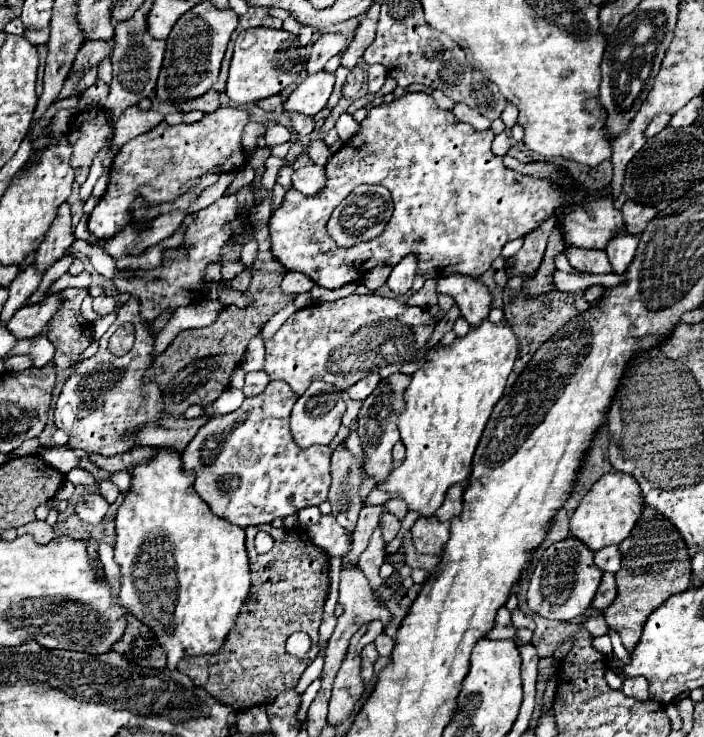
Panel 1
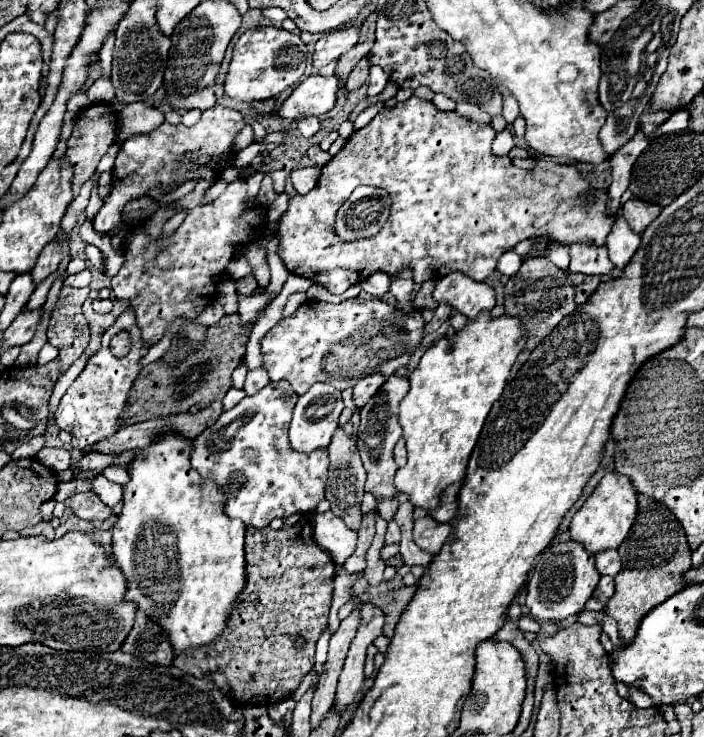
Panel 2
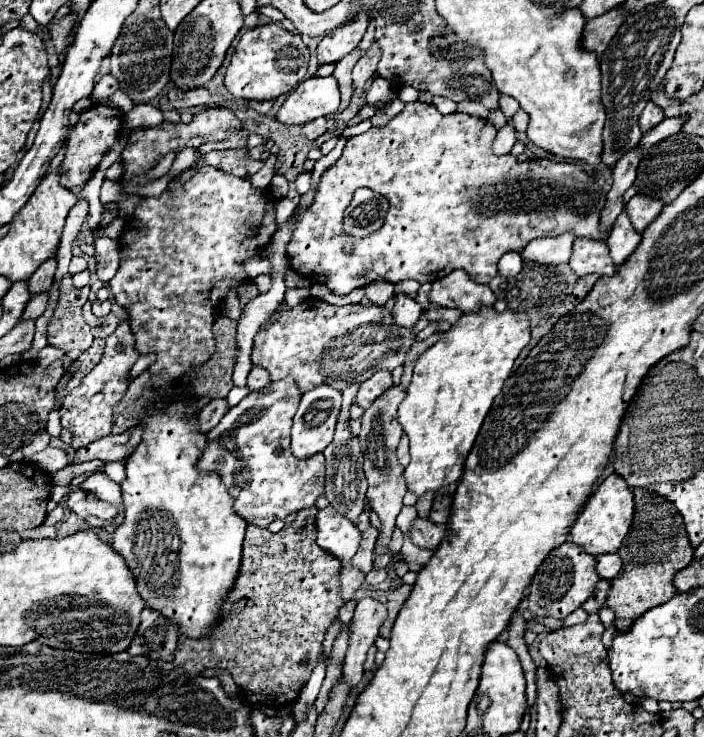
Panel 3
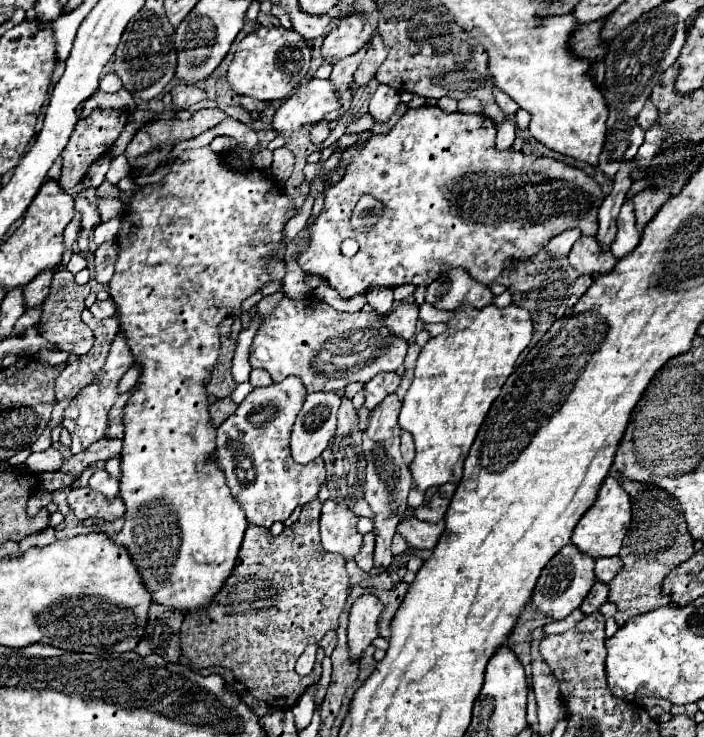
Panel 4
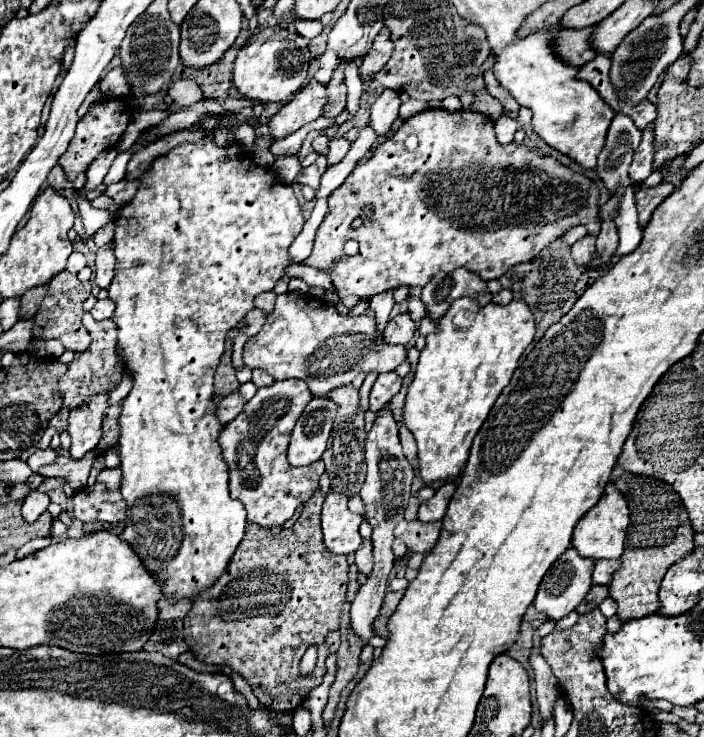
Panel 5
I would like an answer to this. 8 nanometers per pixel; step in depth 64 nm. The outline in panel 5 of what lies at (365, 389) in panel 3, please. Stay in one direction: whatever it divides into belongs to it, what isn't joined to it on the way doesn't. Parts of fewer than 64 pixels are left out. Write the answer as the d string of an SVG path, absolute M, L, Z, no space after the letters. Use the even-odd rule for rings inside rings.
M396 372L378 374L370 392L370 410L378 412L386 402L390 402L398 394L400 384L402 384L402 378Z

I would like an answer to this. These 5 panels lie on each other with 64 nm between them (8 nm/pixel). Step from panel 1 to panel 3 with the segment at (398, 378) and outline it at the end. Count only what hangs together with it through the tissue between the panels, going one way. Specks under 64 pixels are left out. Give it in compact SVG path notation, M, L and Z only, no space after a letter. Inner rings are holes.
M398 384L388 388L380 398L376 398L370 404L368 410L364 410L364 414L362 414L362 430L358 434L362 454L364 454L364 472L366 472L366 478L368 478L366 498L370 500L372 510L382 520L382 530L380 530L380 536L378 536L378 542L376 542L376 554L378 556L388 550L388 540L392 536L396 516L404 506L402 498L406 494L404 480L400 480L404 468L396 460L396 446L398 446L400 438L402 438L402 426L398 422L396 410L398 410L398 404L404 400L404 396L406 396L406 390L400 388Z

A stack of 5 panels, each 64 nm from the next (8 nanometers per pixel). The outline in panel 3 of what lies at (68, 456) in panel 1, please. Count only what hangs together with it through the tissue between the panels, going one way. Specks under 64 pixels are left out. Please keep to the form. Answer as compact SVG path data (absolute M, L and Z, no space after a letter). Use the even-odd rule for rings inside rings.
M48 446L46 450L34 454L34 456L30 458L30 462L40 464L40 468L44 468L46 472L56 472L56 470L62 470L62 468L68 464L68 456L66 456L64 450L60 450L60 448L50 448L50 446Z

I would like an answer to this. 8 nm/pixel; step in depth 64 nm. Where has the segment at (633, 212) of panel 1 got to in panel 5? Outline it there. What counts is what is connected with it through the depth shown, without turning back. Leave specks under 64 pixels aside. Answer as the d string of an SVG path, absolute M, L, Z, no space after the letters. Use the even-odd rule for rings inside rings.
M658 184L654 188L638 188L636 190L636 208L638 208L638 222L644 228L652 216L652 212L672 194L672 184Z

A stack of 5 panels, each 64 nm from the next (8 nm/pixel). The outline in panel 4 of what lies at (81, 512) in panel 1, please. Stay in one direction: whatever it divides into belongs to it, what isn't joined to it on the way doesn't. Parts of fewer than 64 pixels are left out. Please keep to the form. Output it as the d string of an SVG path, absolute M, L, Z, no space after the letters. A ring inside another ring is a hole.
M72 488L68 494L68 506L74 510L74 514L84 518L100 518L100 520L116 520L124 514L124 502L120 498L106 500L102 494L90 490L90 488Z

